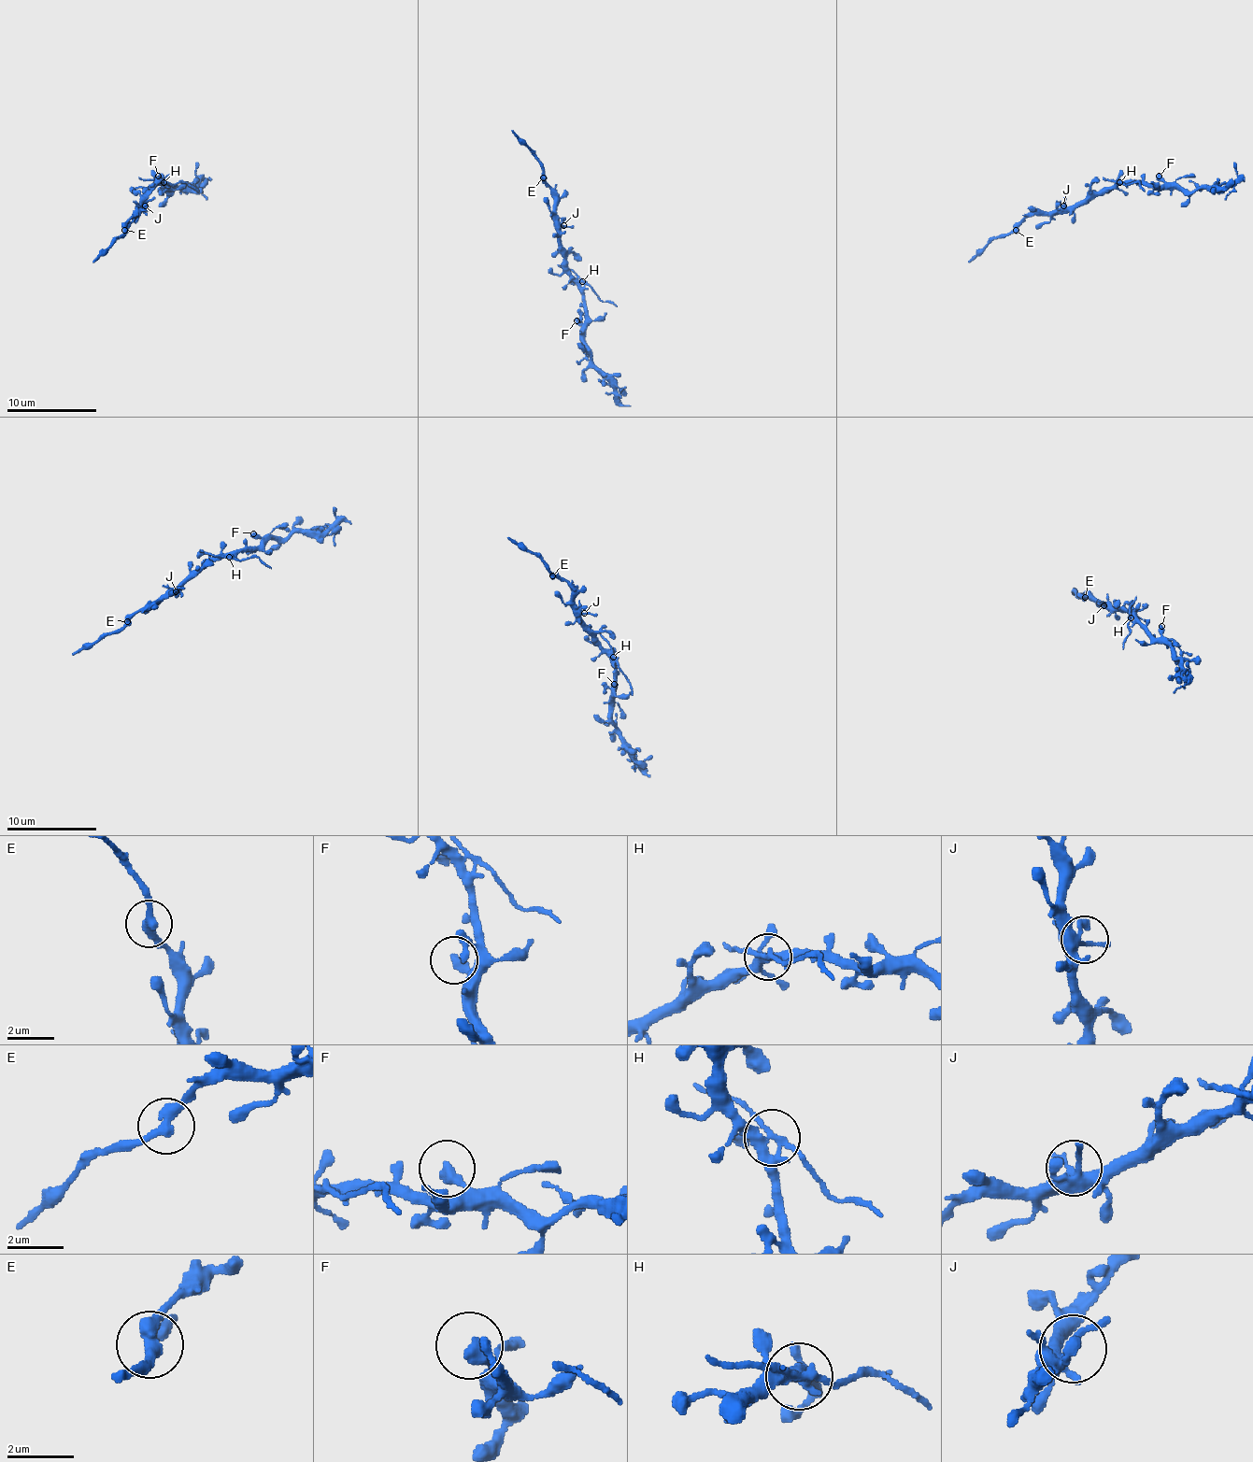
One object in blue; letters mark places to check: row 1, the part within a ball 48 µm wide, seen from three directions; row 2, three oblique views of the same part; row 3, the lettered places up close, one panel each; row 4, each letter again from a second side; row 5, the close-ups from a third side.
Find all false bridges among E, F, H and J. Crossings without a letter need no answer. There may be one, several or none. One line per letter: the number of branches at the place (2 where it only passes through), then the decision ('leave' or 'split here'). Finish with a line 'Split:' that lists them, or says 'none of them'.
E: branches 2; split here
F: branches 1; leave
H: branches 5; split here
J: branches 6; leave
Split: E, H

